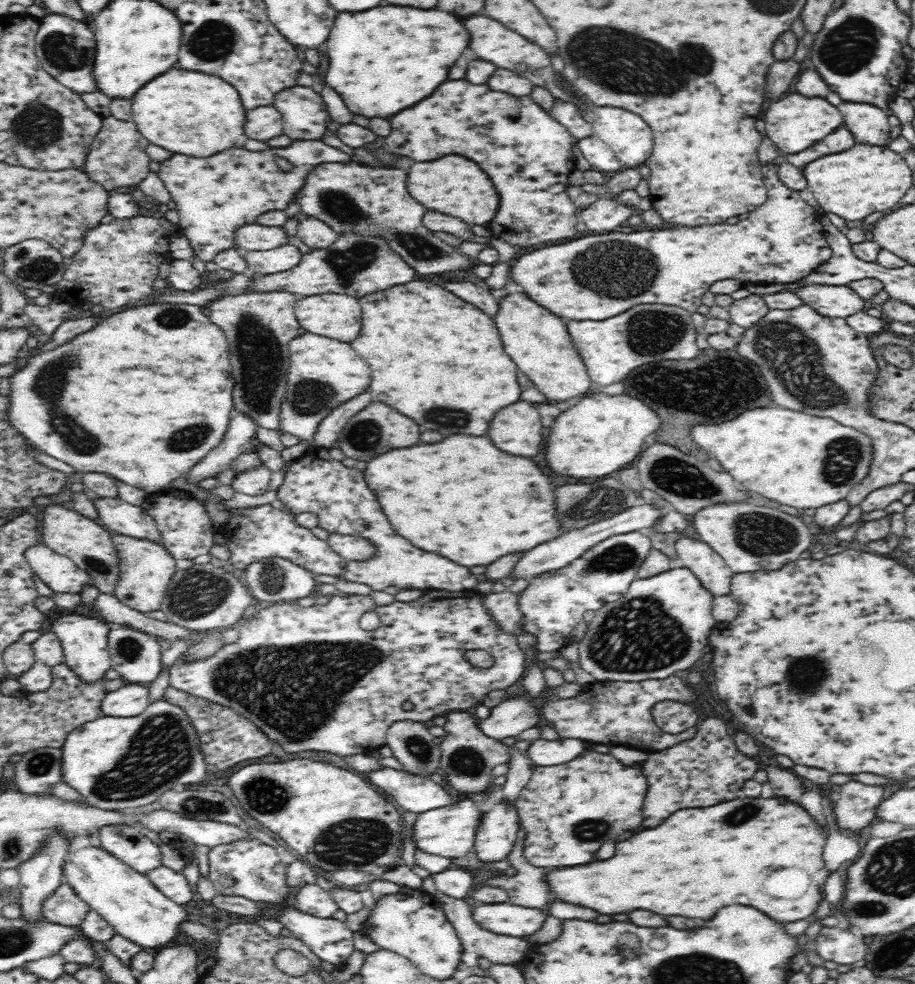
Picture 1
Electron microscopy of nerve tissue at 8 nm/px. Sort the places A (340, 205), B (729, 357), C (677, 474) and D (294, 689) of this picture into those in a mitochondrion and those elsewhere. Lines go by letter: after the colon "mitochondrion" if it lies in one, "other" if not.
A: mitochondrion
B: mitochondrion
C: mitochondrion
D: mitochondrion

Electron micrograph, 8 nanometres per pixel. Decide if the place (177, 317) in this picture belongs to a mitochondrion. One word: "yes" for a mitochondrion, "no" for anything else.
yes

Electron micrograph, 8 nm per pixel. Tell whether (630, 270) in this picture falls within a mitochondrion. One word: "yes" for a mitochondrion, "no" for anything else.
yes

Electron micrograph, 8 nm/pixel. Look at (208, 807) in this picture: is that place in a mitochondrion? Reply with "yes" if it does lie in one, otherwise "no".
yes

